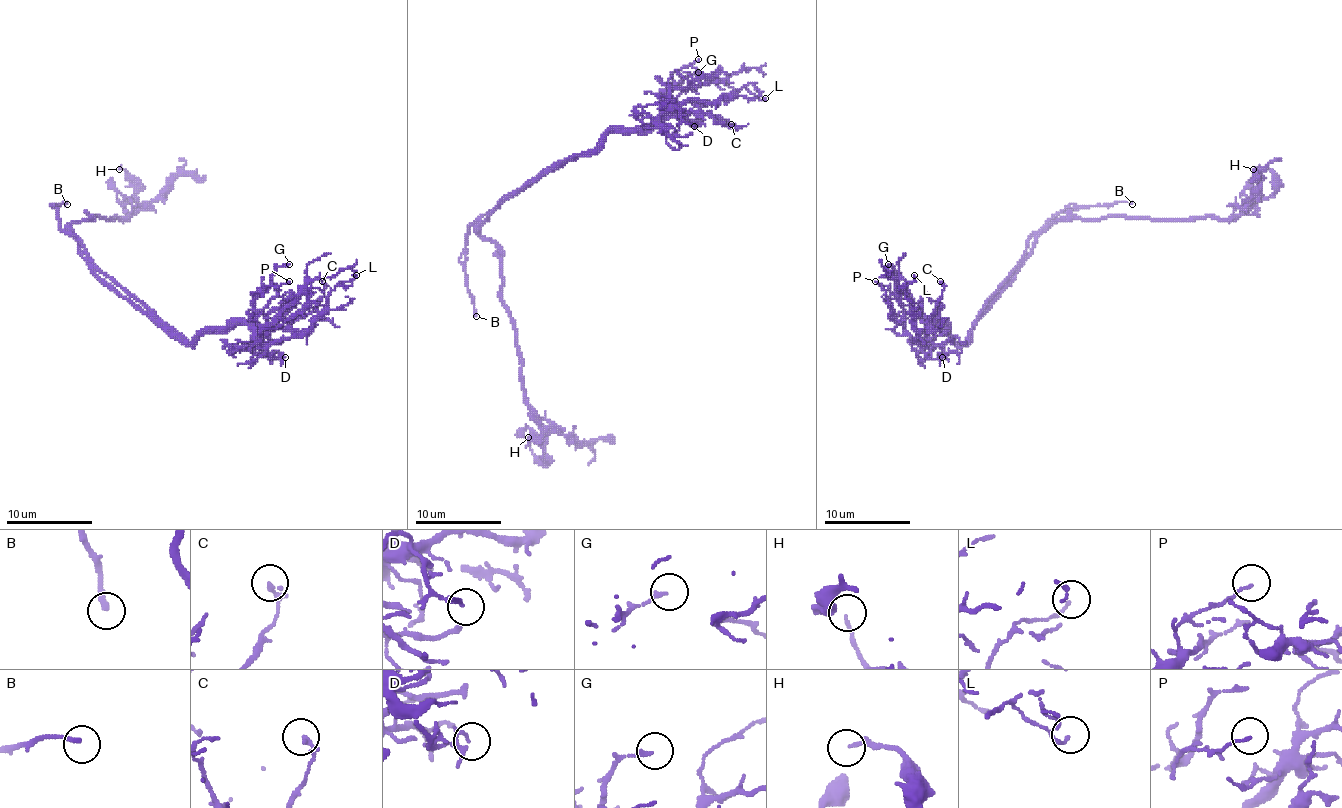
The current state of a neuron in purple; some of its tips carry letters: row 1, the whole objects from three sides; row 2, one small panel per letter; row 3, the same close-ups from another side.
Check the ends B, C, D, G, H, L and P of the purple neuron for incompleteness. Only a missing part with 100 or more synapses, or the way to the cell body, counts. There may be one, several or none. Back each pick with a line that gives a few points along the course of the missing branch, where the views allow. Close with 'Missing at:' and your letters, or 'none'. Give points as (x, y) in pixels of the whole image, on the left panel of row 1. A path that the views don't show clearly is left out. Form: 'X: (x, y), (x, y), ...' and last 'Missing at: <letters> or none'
B: (67, 204), (106, 210), (134, 238), (151, 247), (166, 266), (166, 286), (173, 283)
Missing at: B

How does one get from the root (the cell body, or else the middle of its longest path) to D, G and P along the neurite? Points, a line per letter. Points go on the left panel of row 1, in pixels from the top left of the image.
D: (99, 271), (143, 301), (188, 344), (201, 331), (229, 331), (235, 324), (246, 324), (272, 359), (285, 357)
G: (99, 271), (143, 301), (188, 344), (201, 331), (255, 327), (255, 299), (279, 266), (289, 264)
P: (99, 271), (143, 301), (188, 344), (201, 331), (255, 327), (255, 299), (268, 286), (289, 281)

